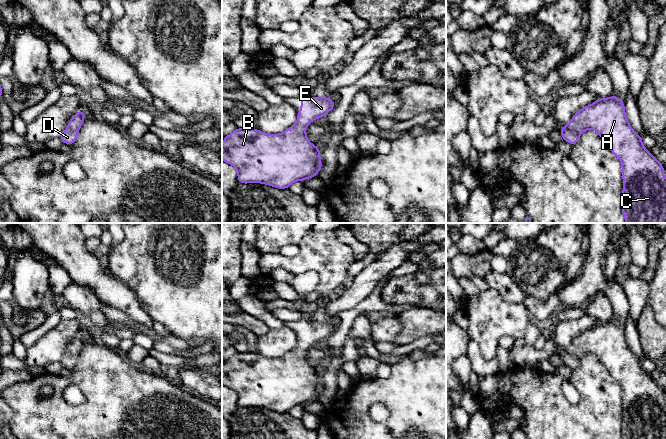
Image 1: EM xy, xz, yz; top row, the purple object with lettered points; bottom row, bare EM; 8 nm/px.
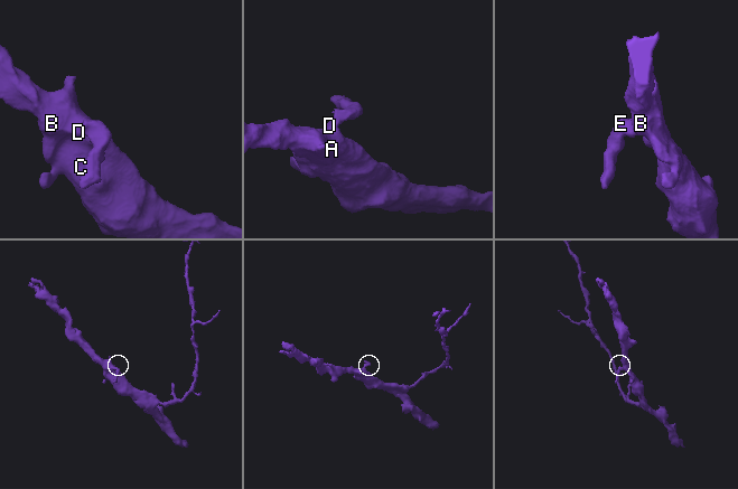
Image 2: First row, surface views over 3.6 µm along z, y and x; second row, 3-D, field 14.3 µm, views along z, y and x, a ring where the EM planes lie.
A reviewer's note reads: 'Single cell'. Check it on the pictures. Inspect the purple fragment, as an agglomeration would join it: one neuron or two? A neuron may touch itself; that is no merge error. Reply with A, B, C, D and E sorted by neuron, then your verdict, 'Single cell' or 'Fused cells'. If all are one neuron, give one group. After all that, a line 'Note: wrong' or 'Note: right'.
Groups: A B C D E. Single cell
Note: right

